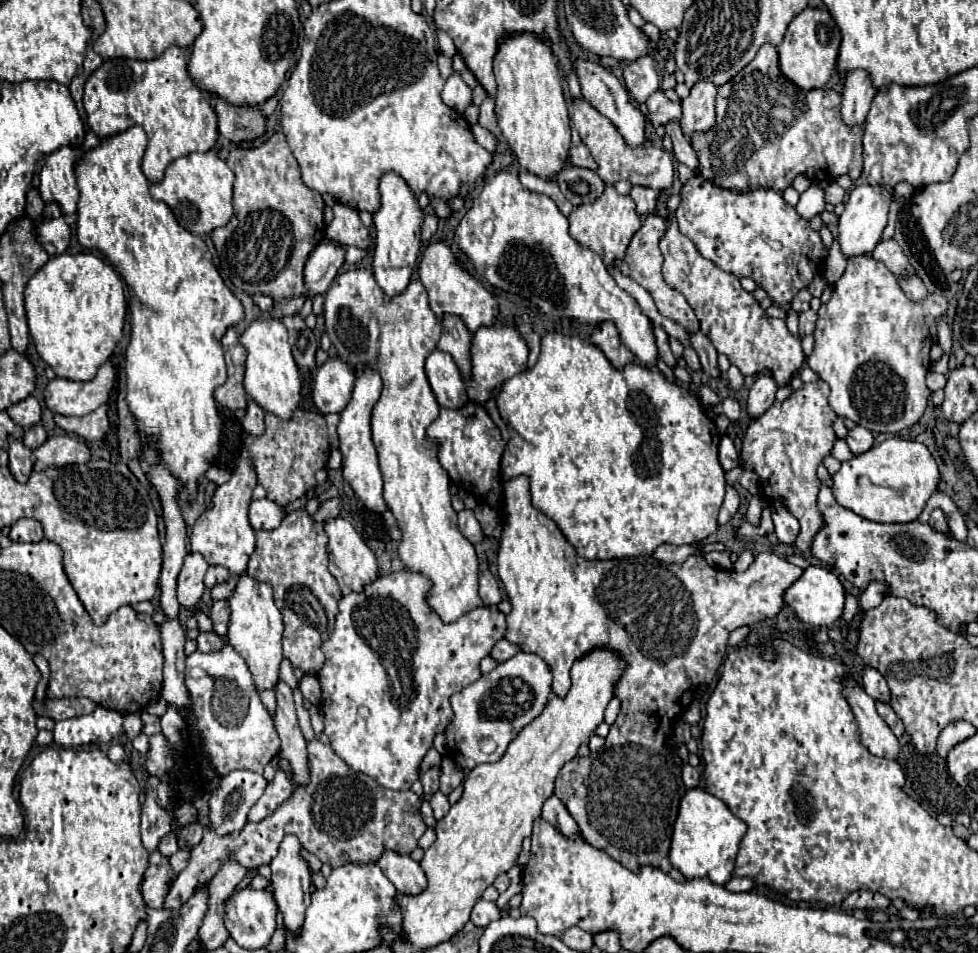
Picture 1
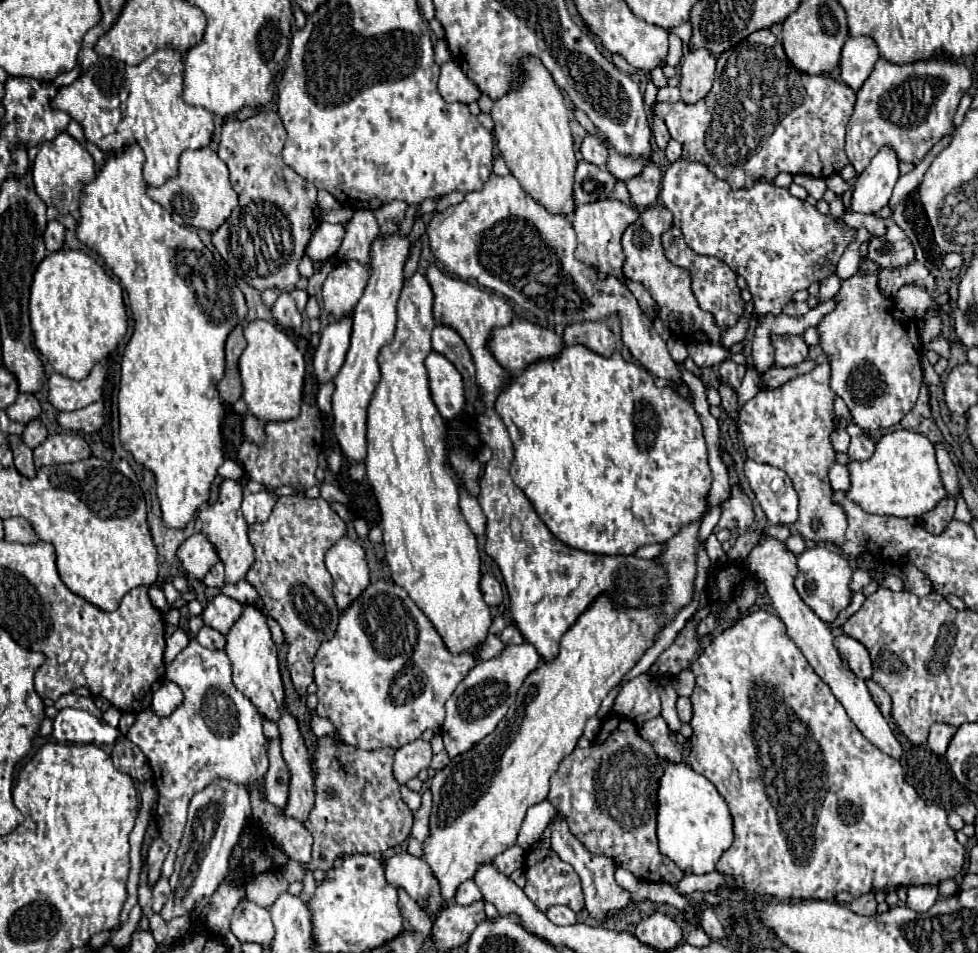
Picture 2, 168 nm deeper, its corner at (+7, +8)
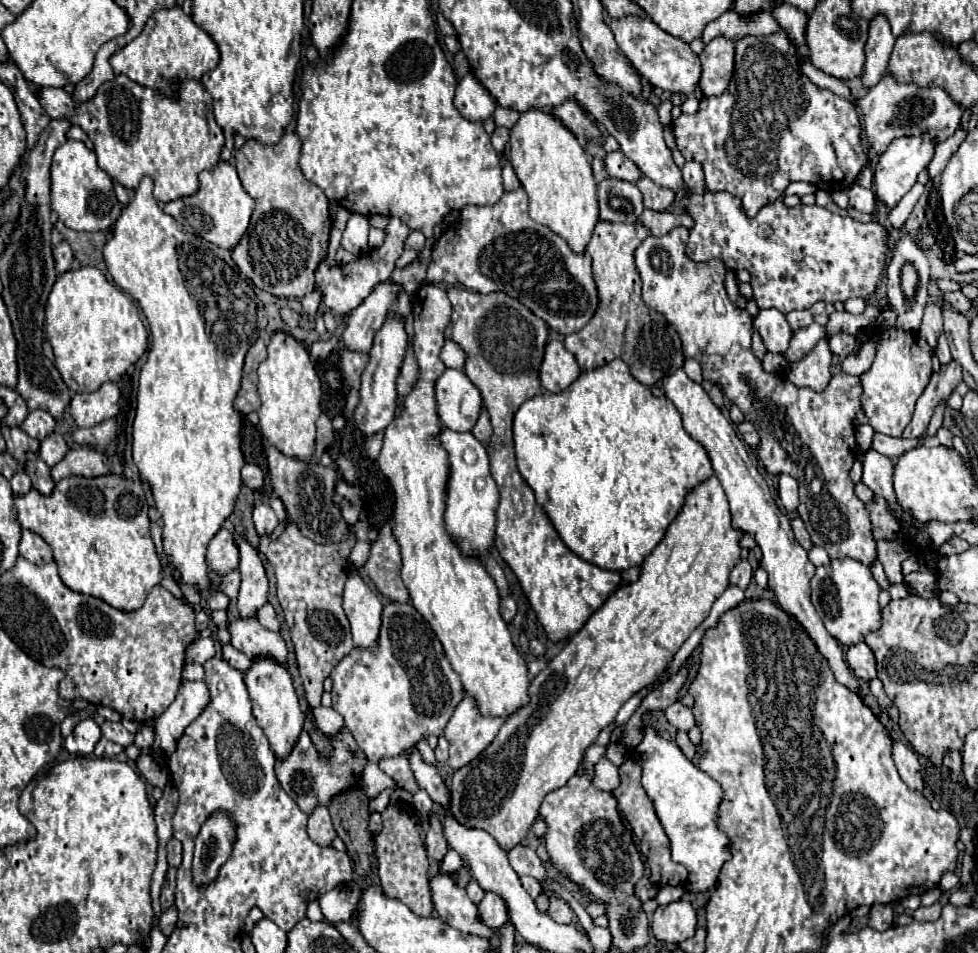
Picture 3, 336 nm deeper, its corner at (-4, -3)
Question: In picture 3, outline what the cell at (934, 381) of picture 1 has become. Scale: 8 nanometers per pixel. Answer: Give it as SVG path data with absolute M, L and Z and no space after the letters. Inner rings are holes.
M941 334L939 336L939 342L937 342L937 350L935 350L937 358L941 364L949 364L951 362L951 352L949 352L949 346L947 346L947 338Z

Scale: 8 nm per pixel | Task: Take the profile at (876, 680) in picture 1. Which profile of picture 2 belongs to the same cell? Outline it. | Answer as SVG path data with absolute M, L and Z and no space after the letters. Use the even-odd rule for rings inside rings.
M838 635L835 637L834 645L836 645L838 653L848 661L848 667L856 673L856 677L860 677L862 681L872 677L870 655L862 643L858 643L856 639L852 639L848 635Z

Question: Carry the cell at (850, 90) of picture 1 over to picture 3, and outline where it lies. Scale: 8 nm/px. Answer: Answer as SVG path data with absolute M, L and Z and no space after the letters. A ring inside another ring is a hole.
M877 14L871 20L869 40L867 40L867 46L865 46L867 62L865 62L865 70L863 70L863 76L861 76L863 86L871 88L883 78L883 74L887 72L887 60L891 56L893 44L895 44L895 36L891 32L889 20L883 14Z

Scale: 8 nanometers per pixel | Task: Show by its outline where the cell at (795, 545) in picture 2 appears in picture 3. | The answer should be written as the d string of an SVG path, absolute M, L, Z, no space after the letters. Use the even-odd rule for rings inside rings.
M813 546L813 548L809 550L809 560L811 560L815 566L827 566L831 558L829 558L829 554L827 554L823 548Z

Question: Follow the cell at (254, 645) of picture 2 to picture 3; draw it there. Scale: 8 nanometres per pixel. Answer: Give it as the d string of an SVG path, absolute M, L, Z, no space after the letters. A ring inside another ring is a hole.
M257 658L253 660L253 666L245 674L245 684L249 690L249 696L253 700L253 716L261 730L265 732L269 746L277 758L277 762L285 760L291 754L291 748L295 746L295 740L299 740L299 734L303 730L305 714L301 712L297 692L293 688L291 676L287 668L279 666L275 660L269 658Z

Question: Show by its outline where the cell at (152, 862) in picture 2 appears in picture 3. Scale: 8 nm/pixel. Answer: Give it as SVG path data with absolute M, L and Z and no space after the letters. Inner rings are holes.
M169 868L165 874L165 882L161 888L161 908L163 912L175 904L175 868Z

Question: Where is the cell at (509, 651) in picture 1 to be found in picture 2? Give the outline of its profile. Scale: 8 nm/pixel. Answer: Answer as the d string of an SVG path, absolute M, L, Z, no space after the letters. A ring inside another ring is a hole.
M508 625L500 635L498 635L498 639L504 643L504 645L520 645L524 639L522 639L522 635L518 633L518 629L514 627L514 625Z

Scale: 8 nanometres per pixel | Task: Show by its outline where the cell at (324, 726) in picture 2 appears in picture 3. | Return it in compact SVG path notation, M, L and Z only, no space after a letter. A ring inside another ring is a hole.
M317 706L313 710L313 716L315 716L315 722L319 726L319 730L327 736L331 734L337 734L341 728L343 728L343 716L339 712L335 712L333 708L325 708L325 706Z

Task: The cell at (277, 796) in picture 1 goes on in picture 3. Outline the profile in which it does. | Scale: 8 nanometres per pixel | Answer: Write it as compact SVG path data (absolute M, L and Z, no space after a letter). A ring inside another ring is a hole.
M343 728L339 734L329 736L329 742L333 744L333 754L329 758L321 756L315 750L315 744L311 740L311 736L307 732L301 732L299 742L295 744L293 752L289 754L287 760L279 762L275 772L277 772L277 780L283 786L283 790L299 804L299 808L307 814L311 814L317 806L329 806L329 802L339 796L345 794L347 790L355 788L357 782L361 780L363 768L367 764L367 756L365 752L355 744L355 738L351 736L351 732L347 728Z

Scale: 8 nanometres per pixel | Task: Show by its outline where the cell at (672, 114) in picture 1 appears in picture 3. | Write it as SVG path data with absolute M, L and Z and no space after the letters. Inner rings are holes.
M783 30L775 32L775 34L769 34L769 36L743 36L741 40L735 42L735 72L733 72L733 78L731 78L731 84L729 88L721 94L721 96L705 96L701 98L701 104L699 104L699 110L697 114L693 116L687 116L687 114L681 114L677 120L673 120L673 134L675 134L675 142L677 142L677 148L679 152L685 156L685 160L695 160L703 166L703 172L705 172L705 182L707 182L707 190L709 192L729 192L731 196L737 196L743 204L743 210L747 216L757 216L757 212L779 200L787 188L789 182L795 182L795 180L803 180L803 182L811 182L815 188L819 190L825 190L825 192L835 192L835 190L847 190L859 176L859 172L867 166L867 148L863 144L863 130L861 130L861 120L857 116L857 108L849 102L849 100L843 100L839 96L835 96L833 92L829 90L823 90L819 86L815 86L799 68L797 64L797 56L795 56L795 48L791 44L791 40L787 38L787 34Z

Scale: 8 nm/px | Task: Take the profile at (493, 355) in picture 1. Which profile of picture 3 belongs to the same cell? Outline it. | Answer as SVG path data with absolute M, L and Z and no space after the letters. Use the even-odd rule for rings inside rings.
M549 340L545 348L545 358L541 362L539 378L545 392L563 392L579 378L579 364L571 352L565 350L563 342Z

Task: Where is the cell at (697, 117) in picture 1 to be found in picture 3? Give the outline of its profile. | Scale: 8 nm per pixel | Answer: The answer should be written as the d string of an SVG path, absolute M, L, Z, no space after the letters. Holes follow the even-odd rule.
M717 36L713 38L705 50L699 54L703 74L699 80L699 88L705 96L719 96L727 90L729 80L733 76L733 62L735 62L735 42Z

